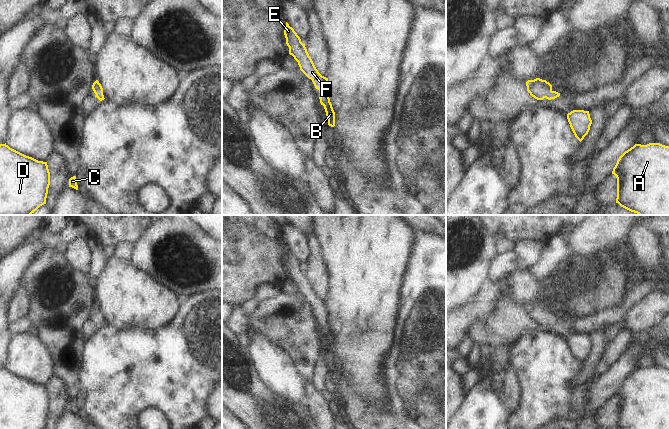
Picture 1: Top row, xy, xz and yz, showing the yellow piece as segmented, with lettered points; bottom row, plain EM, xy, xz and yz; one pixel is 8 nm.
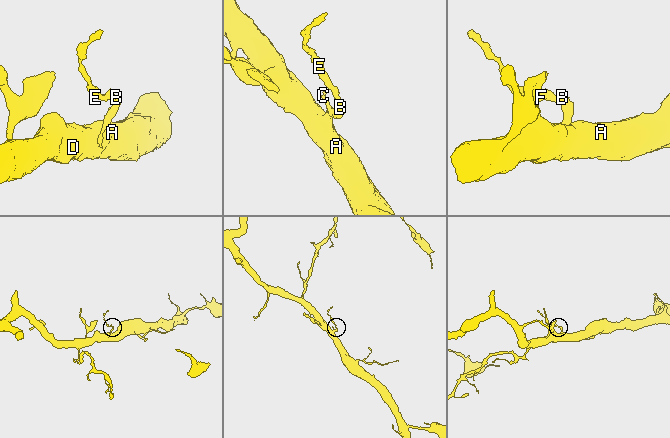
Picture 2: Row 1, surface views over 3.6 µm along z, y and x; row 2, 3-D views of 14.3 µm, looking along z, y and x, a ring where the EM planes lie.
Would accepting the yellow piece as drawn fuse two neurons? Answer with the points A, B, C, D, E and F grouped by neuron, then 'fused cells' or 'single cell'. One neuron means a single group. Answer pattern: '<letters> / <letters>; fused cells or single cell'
A B C D E F; single cell

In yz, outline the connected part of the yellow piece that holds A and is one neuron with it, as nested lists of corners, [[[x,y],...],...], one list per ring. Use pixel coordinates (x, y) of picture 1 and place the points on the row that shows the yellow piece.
[[[635,144],[617,160],[612,174],[617,178],[616,203],[638,215],[669,215],[669,146]]]

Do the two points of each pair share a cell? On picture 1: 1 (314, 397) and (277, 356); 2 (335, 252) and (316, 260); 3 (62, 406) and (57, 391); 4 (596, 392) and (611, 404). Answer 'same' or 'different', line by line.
1: different
2: different
3: same
4: different

